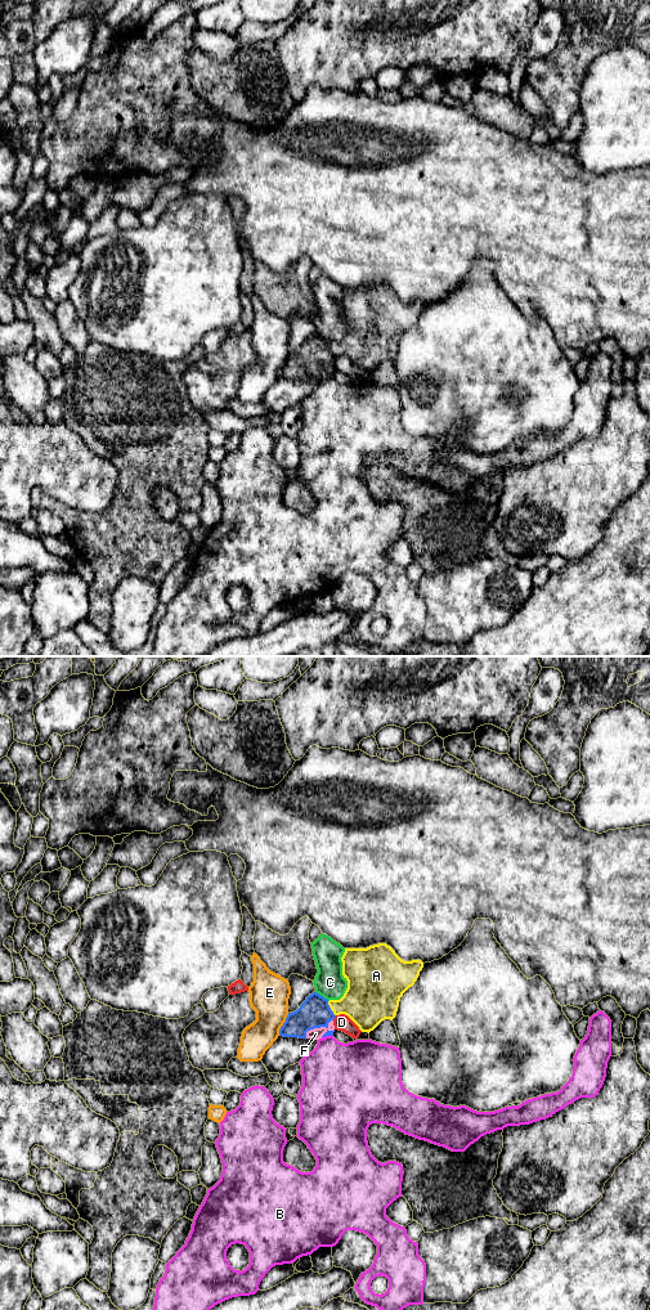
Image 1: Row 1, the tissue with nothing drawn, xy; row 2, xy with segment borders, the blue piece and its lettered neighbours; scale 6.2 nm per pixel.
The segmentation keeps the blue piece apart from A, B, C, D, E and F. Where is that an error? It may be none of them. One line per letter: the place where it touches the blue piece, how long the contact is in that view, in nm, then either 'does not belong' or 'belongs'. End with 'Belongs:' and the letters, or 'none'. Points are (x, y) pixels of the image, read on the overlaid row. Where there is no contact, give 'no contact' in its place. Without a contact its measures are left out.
A: xy (330, 1008) | 100 nm | does not belong
B: xy (327, 1035) | 70 nm | does not belong
C: xy (322, 996) | 110 nm | does not belong
D: xy (334, 1018) | 40 nm | does not belong
E: xy (283, 1024) | 160 nm | does not belong
F: xy (317, 1027) | 200 nm | belongs
Belongs: F

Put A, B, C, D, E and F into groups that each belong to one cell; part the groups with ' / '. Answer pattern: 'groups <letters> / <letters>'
groups A / B / C / D / E / F

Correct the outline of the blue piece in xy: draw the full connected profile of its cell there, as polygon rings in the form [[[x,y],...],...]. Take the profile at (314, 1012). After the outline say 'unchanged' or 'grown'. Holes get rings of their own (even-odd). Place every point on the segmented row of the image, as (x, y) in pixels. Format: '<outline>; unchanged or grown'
[[[313,992],[296,1011],[288,1013],[279,1029],[279,1036],[314,1040],[333,1036],[333,1019],[335,1014],[328,1000]]]; grown

